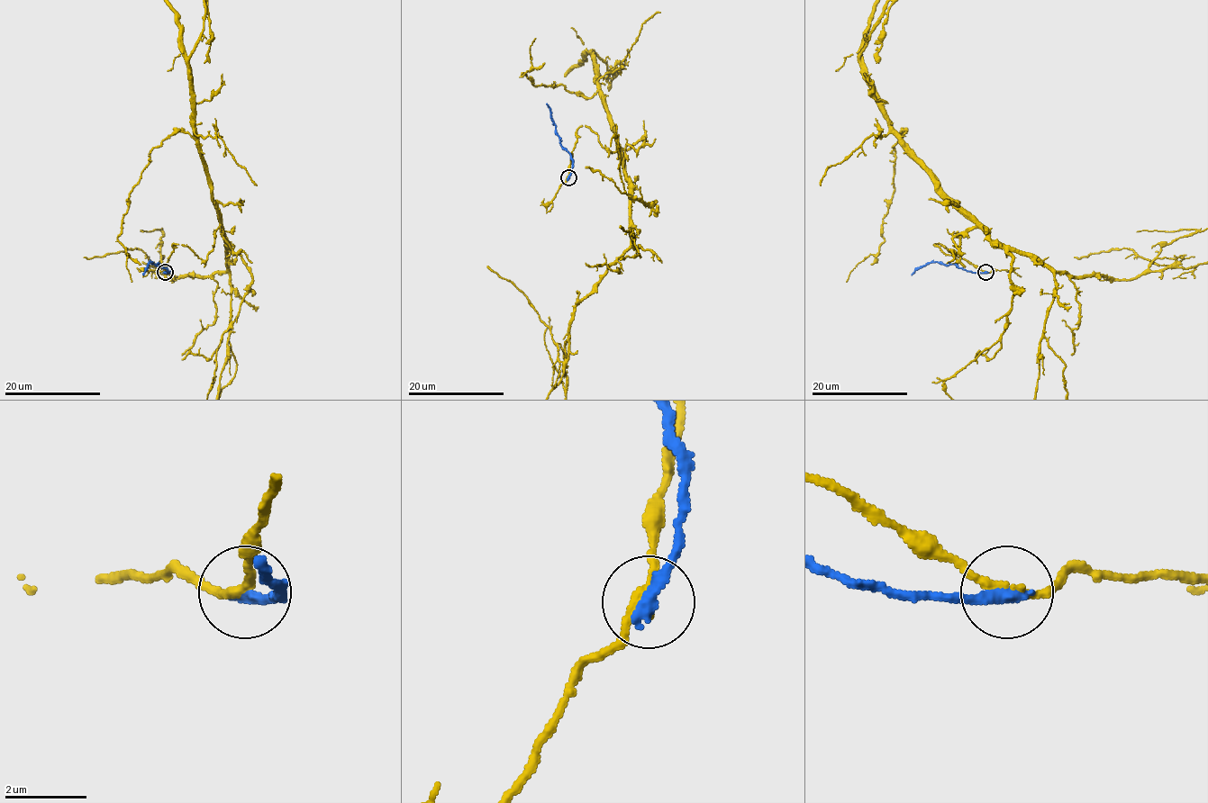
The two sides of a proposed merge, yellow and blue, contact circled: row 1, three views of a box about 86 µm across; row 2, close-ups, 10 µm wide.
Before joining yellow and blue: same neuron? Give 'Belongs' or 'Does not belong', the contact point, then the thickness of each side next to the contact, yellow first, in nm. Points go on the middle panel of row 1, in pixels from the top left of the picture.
Does not belong. Place: (568, 177). Thickness 220 nm (yellow) against 380 nm

